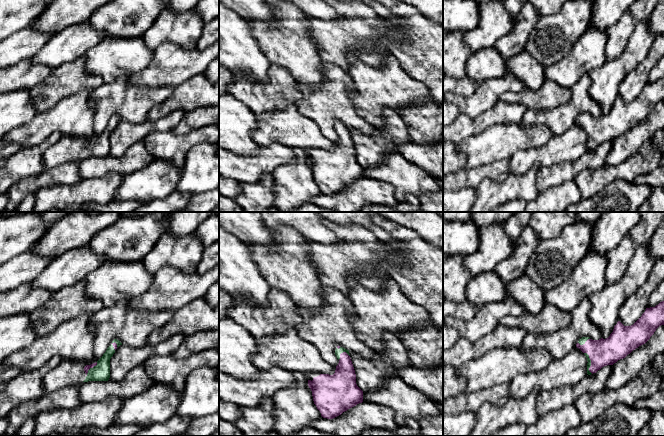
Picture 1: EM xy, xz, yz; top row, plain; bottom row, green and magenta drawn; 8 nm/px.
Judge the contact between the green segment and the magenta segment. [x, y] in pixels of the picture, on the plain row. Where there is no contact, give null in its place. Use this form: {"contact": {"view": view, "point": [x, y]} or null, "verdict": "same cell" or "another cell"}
{"contact": {"view": "yz", "point": [590, 138]}, "verdict": "same cell"}

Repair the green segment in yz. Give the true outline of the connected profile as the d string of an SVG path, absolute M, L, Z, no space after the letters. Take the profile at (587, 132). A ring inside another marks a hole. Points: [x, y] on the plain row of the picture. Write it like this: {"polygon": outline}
{"polygon": "M664 77L655 83L646 84L642 92L631 102L624 102L618 97L606 115L592 116L582 113L576 123L587 134L587 150L596 149L602 143L613 141L625 134L645 120L661 101L664 101Z"}

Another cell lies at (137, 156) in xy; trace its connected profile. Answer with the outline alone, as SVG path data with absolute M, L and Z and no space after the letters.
M144 139L132 145L121 157L88 157L78 161L82 179L102 177L108 173L126 176L144 168L154 160L146 149Z

